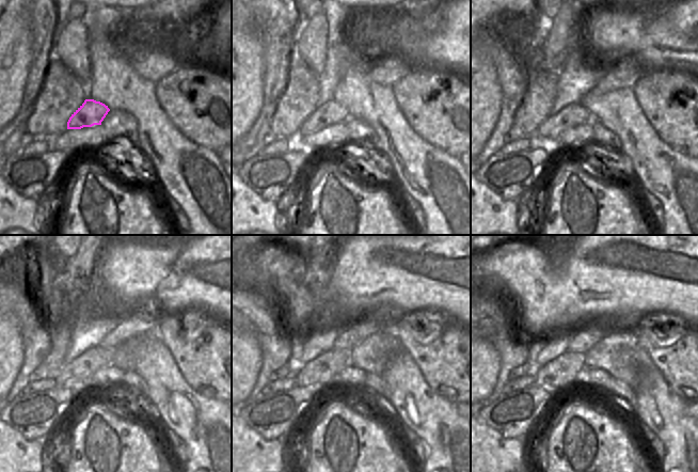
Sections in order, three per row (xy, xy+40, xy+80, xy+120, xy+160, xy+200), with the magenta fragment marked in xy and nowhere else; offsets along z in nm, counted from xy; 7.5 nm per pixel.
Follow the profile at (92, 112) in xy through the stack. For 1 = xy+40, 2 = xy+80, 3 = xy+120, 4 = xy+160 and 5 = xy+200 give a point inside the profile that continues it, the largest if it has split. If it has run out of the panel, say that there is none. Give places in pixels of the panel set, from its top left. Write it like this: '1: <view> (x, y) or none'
1: xy+40 (332, 112)
2: xy+80 (573, 114)
3: xy+120 (77, 374)
4: xy+160 (320, 373)
5: xy+200 (564, 373)

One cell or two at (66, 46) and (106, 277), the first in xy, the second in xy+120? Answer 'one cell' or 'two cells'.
two cells

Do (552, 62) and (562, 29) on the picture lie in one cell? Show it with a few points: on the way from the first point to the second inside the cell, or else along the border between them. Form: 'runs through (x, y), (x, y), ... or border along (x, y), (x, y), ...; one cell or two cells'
runs through (553, 53), (556, 37); one cell

